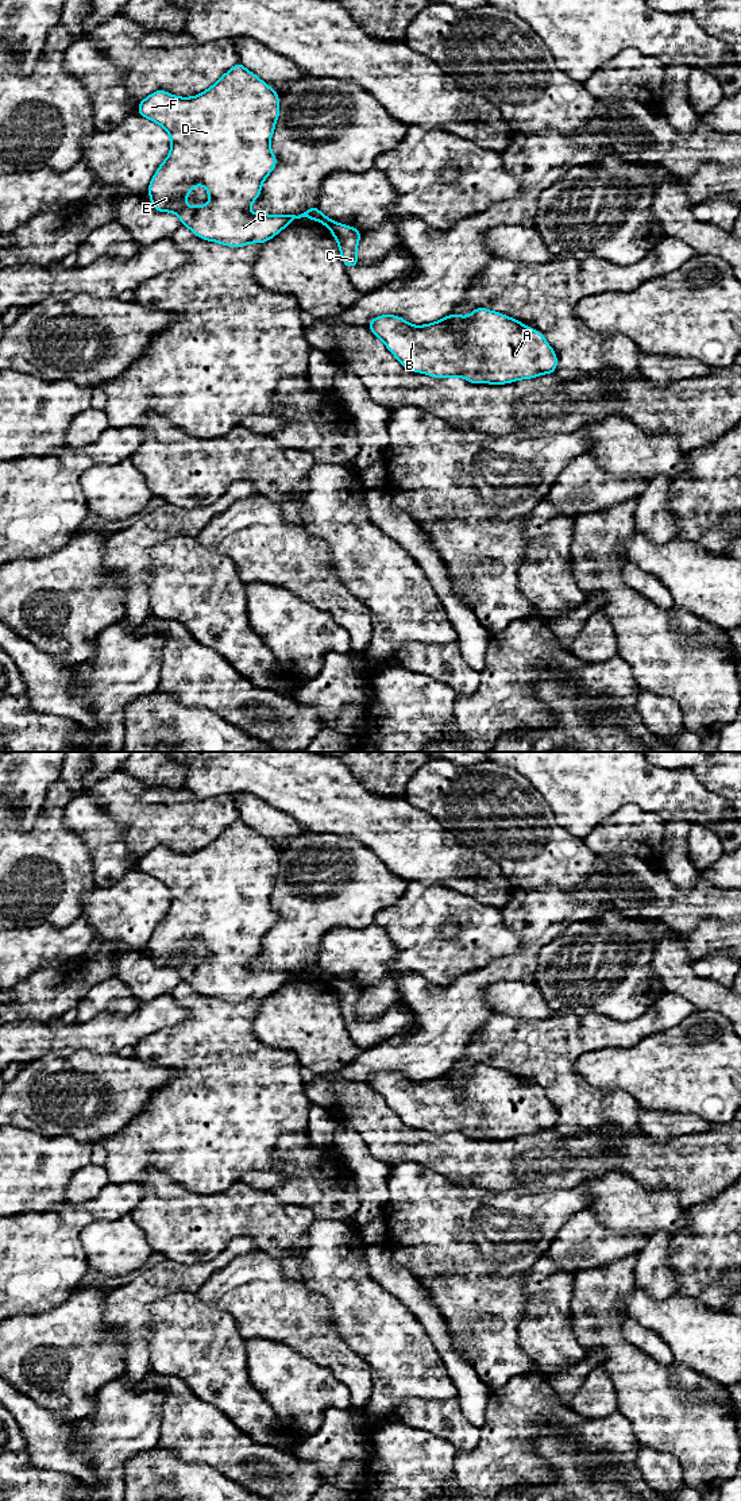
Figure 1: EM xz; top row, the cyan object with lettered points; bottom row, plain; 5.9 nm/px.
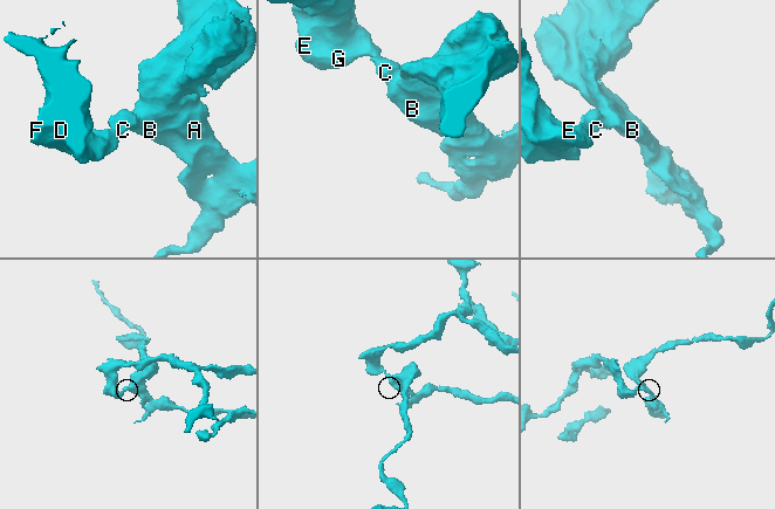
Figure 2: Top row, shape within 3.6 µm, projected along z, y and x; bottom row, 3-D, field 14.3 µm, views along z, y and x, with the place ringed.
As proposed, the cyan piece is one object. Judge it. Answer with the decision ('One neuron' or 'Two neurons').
Two neurons

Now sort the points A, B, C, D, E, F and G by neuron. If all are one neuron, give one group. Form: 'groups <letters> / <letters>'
groups A B C / D E F G

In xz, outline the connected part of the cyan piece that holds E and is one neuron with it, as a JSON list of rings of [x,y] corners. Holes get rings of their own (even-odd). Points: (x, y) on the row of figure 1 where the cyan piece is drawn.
[[[240,62],[198,96],[175,97],[169,92],[157,90],[142,100],[138,113],[161,124],[171,139],[171,150],[147,188],[153,208],[175,213],[182,225],[196,236],[228,247],[266,243],[294,219],[306,217],[327,227],[333,224],[317,205],[298,216],[248,212],[248,207],[260,196],[265,178],[277,166],[270,139],[279,116],[278,104],[278,93]],[[196,185],[207,188],[211,200],[208,205],[184,204]]]

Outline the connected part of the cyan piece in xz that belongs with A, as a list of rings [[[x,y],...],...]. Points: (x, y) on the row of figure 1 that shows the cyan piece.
[[[486,308],[468,317],[451,313],[431,324],[416,327],[400,316],[377,316],[368,327],[406,370],[435,378],[462,377],[471,383],[510,383],[556,371],[557,358],[537,329]]]

